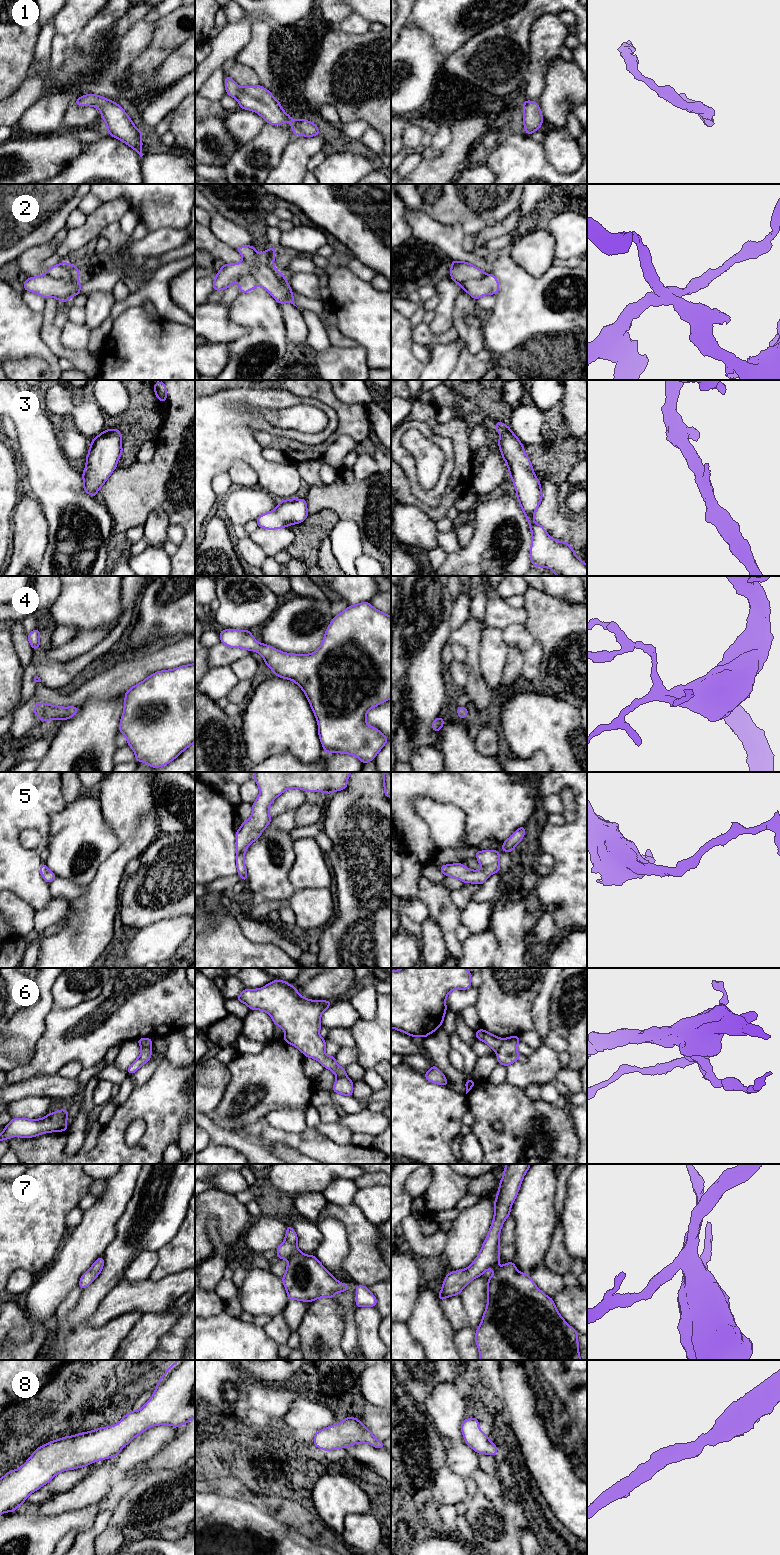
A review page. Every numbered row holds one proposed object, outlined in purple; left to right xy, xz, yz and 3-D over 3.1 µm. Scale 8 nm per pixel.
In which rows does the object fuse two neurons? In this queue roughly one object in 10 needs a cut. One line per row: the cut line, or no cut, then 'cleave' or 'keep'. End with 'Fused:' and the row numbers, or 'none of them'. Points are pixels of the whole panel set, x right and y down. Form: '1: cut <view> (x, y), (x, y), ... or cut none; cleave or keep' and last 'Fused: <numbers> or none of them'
1: cut none; keep
2: cut none; keep
3: cut none; keep
4: cut none; keep
5: cut none; keep
6: cut none; keep
7: cut none; keep
8: cut none; keep
Fused: none of them

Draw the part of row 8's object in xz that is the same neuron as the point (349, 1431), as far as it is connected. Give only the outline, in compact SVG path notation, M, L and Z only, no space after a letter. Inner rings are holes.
M347 1417L338 1424L314 1433L314 1445L326 1451L346 1449L358 1443L367 1443L375 1448L385 1449L383 1442L376 1439L372 1432L355 1417Z

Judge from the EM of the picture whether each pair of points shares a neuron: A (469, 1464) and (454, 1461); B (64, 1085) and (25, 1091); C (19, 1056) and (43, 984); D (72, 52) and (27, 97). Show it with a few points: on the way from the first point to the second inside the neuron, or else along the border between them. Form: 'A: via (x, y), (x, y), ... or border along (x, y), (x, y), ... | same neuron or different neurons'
A: via (465, 1461), (458, 1461) | same neuron
B: via (54, 1086), (35, 1086) | same neuron
C: via (19, 1038), (21, 1032), (42, 1008), (43, 1002) | same neuron
D: via (70, 66), (55, 81), (43, 81), (41, 83) | same neuron

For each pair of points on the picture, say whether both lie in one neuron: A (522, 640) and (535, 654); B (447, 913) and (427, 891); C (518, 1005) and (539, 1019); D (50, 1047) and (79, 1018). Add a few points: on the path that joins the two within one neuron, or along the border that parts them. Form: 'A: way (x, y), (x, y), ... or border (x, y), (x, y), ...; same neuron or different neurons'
A: way (525, 643), (532, 651); same neuron
B: way (445, 907), (433, 894); same neuron
C: border (539, 992), (532, 1007), (532, 1029); different neurons
D: way (57, 1040), (72, 1025); same neuron

